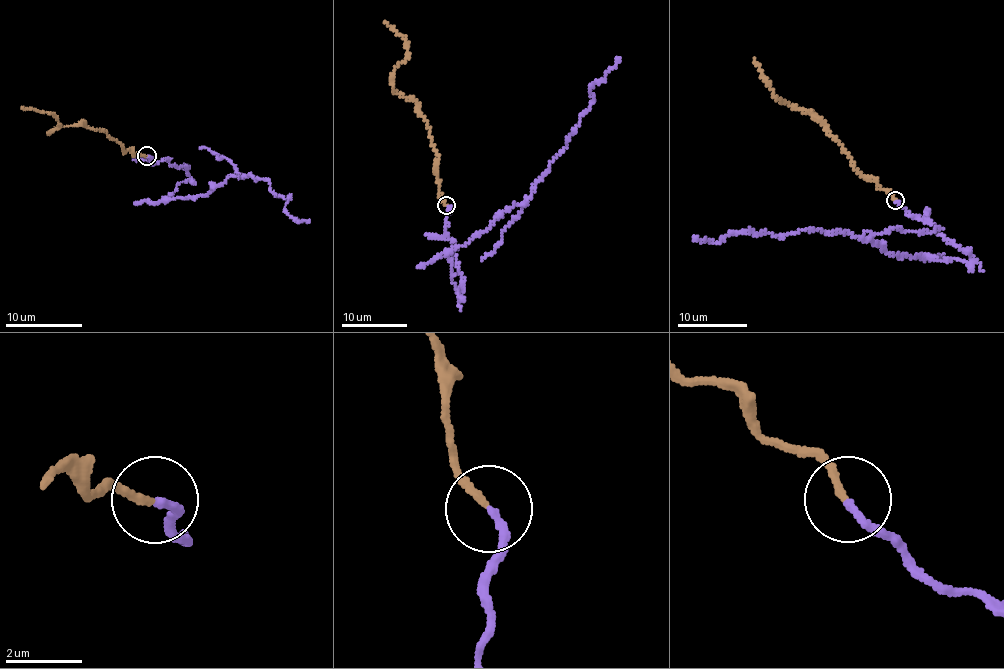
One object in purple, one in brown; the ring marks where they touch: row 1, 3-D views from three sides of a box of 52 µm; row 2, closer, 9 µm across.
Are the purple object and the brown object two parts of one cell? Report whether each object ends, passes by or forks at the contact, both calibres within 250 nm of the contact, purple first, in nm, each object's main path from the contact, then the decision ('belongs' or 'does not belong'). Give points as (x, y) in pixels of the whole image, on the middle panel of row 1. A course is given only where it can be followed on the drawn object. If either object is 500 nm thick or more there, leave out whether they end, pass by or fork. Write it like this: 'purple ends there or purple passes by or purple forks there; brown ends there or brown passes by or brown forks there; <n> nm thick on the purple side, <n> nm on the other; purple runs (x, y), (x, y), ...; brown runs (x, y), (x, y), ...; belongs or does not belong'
purple ends there; brown ends there; 200 nm thick on the purple side, 190 nm on the other; purple runs (447, 204), (445, 235), (455, 245), (459, 296), (449, 254), (525, 202), (593, 101), (590, 87), (619, 58); brown runs (447, 204), (440, 190), (437, 152), (424, 117), (415, 101), (392, 85), (393, 71), (409, 47), (384, 21); does not belong

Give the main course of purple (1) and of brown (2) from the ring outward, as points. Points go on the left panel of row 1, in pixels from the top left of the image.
1: (147, 156), (186, 166), (167, 200), (230, 176), (266, 179), (289, 198), (284, 208), (309, 219)
2: (147, 156), (126, 153), (121, 144), (80, 125), (48, 132), (57, 127), (57, 116), (21, 107)

